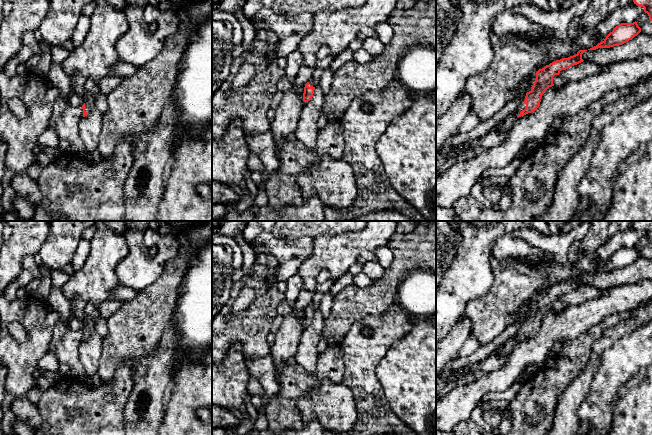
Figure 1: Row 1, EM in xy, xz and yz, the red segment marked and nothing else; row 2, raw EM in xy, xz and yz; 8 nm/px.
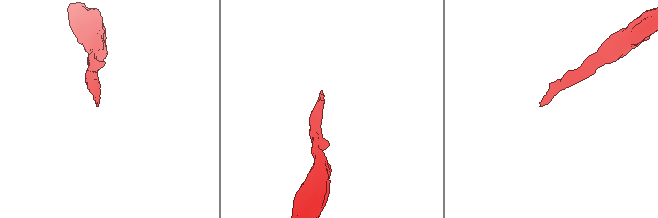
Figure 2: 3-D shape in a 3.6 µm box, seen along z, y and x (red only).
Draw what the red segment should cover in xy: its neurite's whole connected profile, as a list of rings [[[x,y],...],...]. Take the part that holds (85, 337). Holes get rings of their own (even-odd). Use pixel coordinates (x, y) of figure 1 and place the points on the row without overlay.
[[[88,304],[84,311],[84,328],[82,329],[83,341],[87,340],[95,331],[95,322],[100,316],[98,307],[94,304]]]

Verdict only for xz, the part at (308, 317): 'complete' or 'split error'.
split error

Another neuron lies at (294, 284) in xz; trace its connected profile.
[[[294,274],[286,283],[287,289],[284,293],[284,300],[293,306],[299,297],[300,291],[303,289],[303,282],[297,274]]]

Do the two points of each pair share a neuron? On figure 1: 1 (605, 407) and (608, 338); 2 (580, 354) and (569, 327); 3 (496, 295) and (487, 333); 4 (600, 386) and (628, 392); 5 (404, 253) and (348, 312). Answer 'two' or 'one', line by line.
1: two
2: two
3: one
4: two
5: one

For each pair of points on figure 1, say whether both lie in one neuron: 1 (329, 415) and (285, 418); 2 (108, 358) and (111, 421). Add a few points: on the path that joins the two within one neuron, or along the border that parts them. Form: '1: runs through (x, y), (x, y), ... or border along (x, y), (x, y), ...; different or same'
1: border along (307, 394), (298, 401), (298, 410), (304, 422); different
2: border along (123, 362), (117, 367), (110, 381), (102, 382); different

